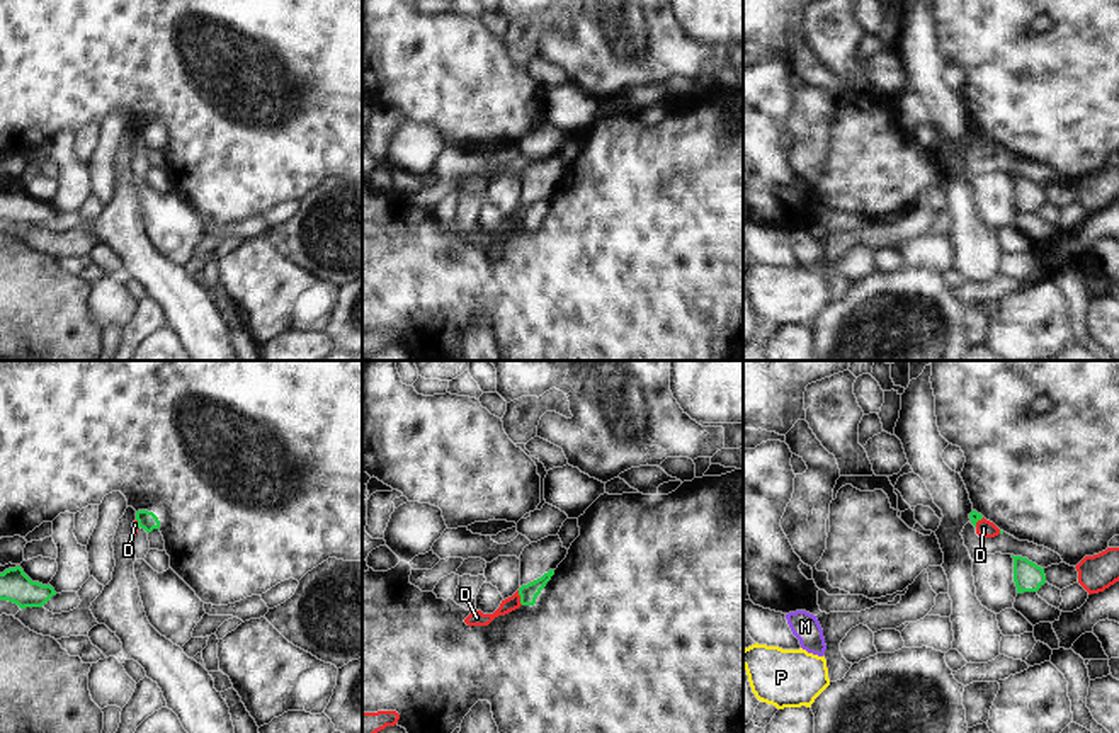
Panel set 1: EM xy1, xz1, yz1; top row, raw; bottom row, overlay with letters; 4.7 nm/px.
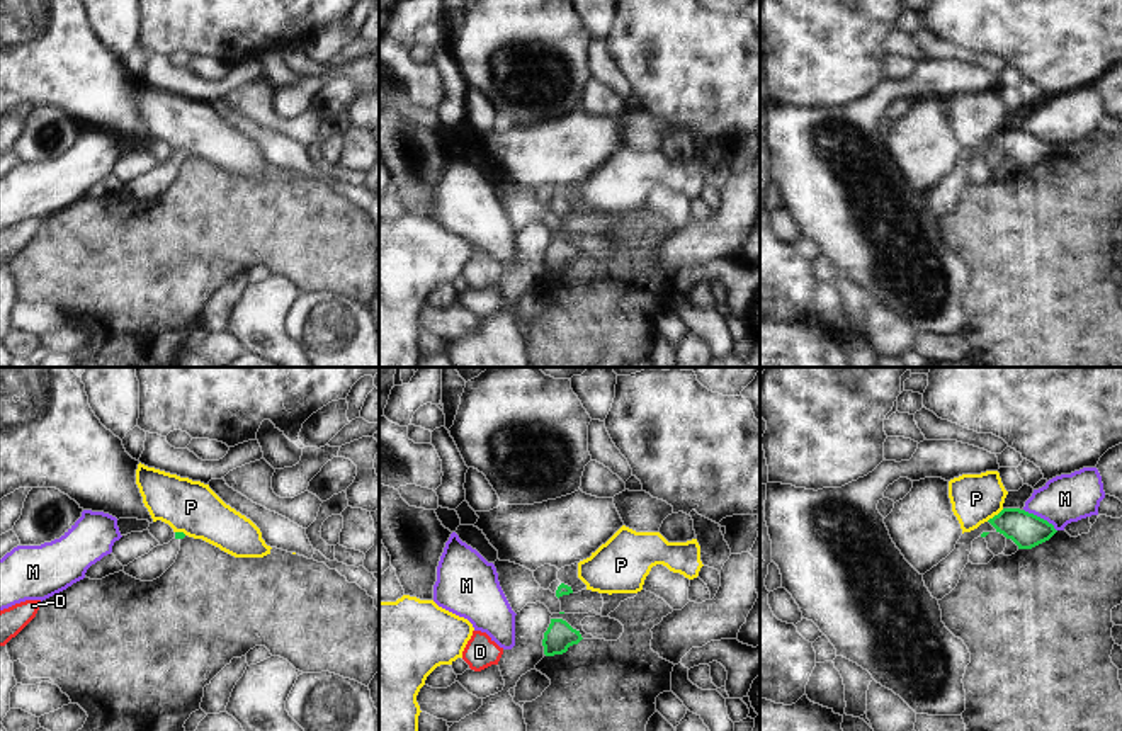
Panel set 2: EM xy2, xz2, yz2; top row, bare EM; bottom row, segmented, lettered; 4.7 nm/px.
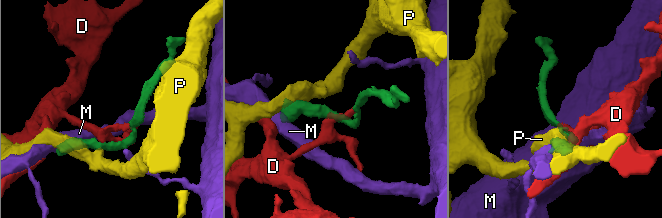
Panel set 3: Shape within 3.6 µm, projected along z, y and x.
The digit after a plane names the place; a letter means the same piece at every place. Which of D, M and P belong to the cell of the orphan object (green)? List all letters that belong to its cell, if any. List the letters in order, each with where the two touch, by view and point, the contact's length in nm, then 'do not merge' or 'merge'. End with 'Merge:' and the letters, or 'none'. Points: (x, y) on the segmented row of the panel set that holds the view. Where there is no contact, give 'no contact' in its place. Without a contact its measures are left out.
D: xz1 (521, 597) | 80 nm | do not merge
M: yz2 (1039, 517) | 190 nm | do not merge
P: yz2 (995, 515) | 110 nm | do not merge
Merge: none

